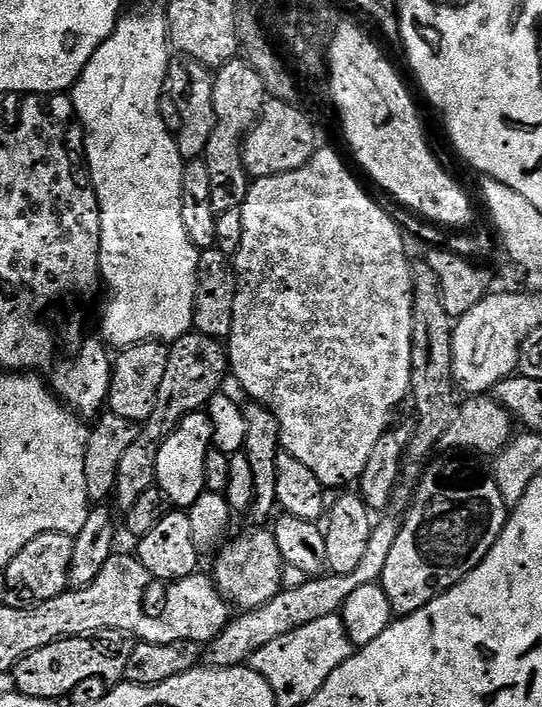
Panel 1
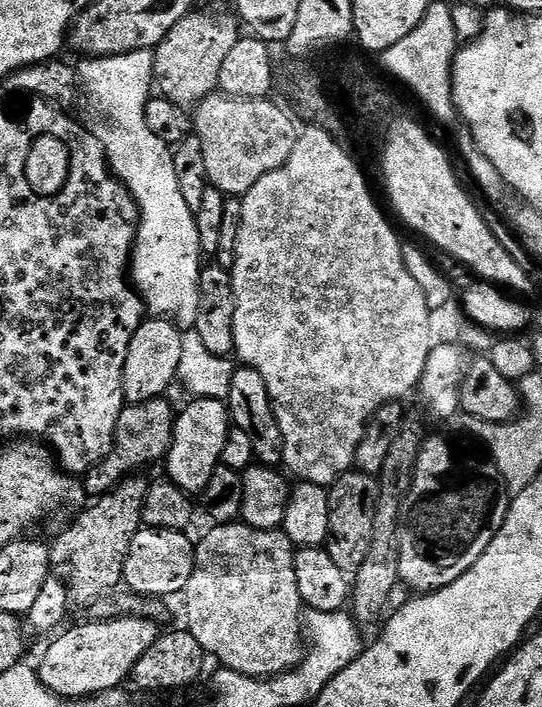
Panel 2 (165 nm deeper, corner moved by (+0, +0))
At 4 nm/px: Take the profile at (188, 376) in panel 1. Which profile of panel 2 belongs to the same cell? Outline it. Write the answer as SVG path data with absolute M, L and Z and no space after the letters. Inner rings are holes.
M133 474L106 495L93 499L92 505L89 503L83 509L85 512L61 536L51 541L53 565L59 566L63 560L68 563L66 583L73 605L91 606L121 587L124 559L130 550L130 542L134 542L134 534L138 534L142 527L142 502L149 485L149 481L142 477Z

